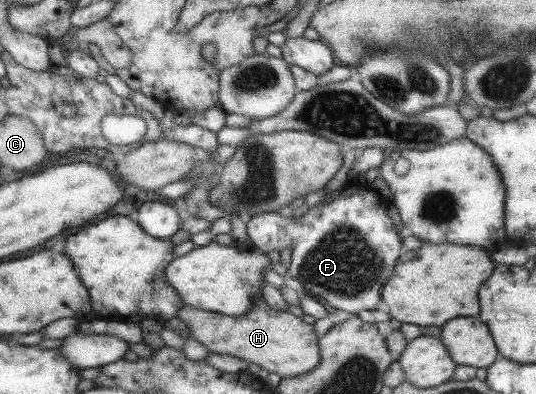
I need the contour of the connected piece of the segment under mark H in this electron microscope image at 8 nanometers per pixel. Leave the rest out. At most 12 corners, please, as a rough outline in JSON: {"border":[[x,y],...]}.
{"border":[[261,296],[242,316],[183,304],[208,352],[284,378],[320,360],[313,325]]}

